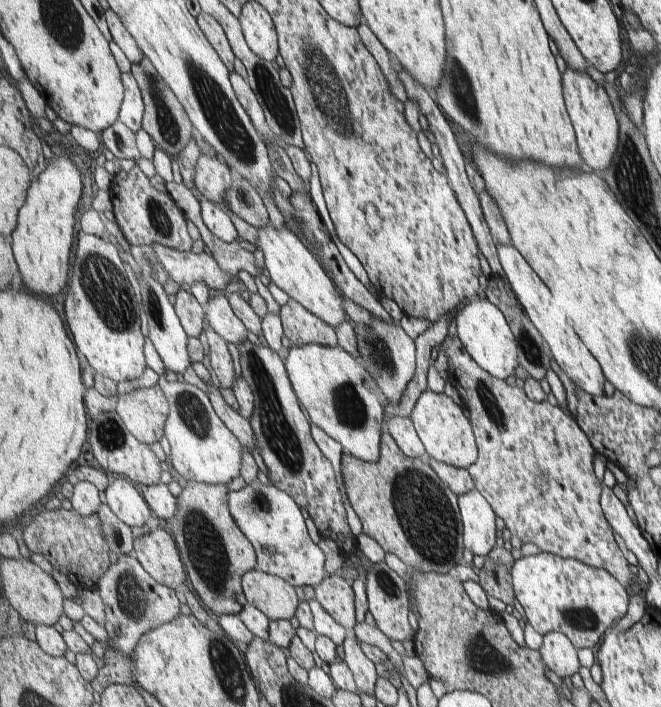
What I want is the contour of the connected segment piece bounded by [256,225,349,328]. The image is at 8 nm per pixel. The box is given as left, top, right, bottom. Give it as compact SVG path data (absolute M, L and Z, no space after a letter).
M271 225L264 229L257 229L258 240L257 248L260 248L264 255L264 266L270 274L272 282L279 288L281 288L290 299L295 299L300 302L309 311L312 311L314 315L317 315L320 319L323 319L326 323L333 328L338 327L346 320L349 320L348 314L344 307L344 295L341 294L341 290L336 287L330 274L325 270L321 260L319 260L312 250L293 232L289 230L289 227L282 227L281 230L275 230Z

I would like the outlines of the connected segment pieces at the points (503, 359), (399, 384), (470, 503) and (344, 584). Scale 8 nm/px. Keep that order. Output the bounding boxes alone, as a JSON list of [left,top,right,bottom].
[[455,296,522,380],[355,318,418,403],[459,487,497,558],[315,574,358,631]]

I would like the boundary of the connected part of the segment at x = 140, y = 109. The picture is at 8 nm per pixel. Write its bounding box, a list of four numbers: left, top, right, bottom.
[119,73,146,130]

